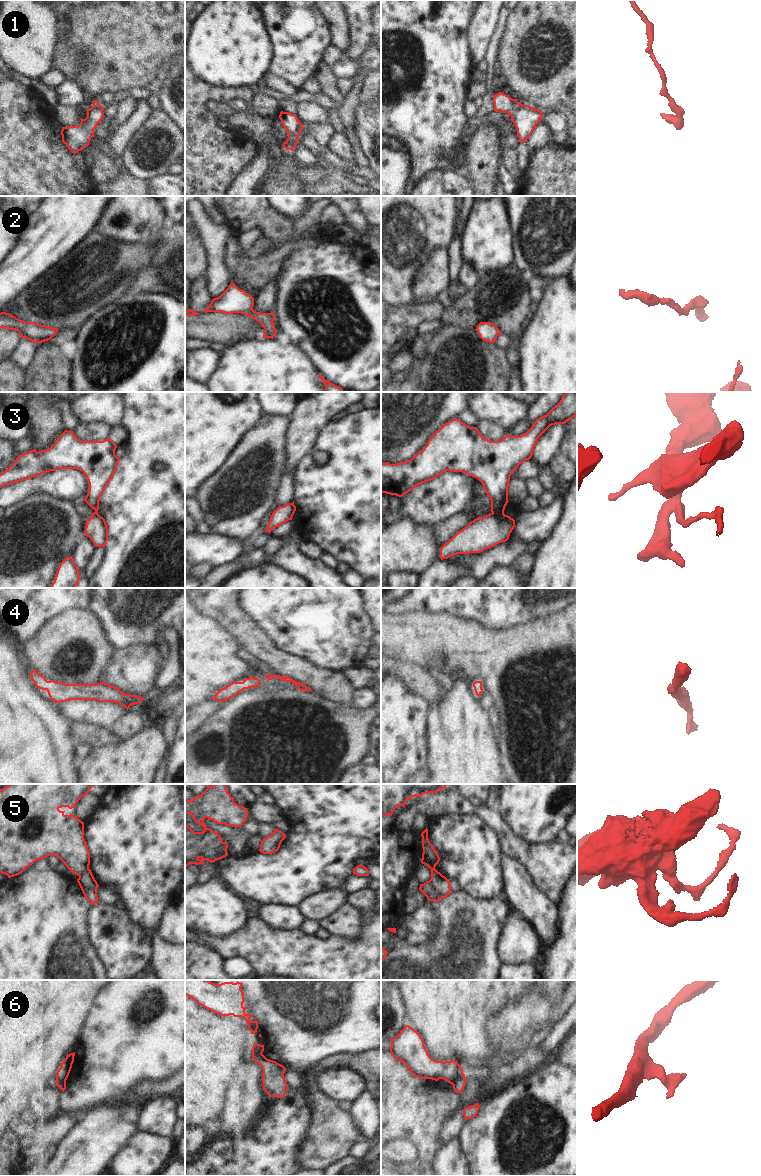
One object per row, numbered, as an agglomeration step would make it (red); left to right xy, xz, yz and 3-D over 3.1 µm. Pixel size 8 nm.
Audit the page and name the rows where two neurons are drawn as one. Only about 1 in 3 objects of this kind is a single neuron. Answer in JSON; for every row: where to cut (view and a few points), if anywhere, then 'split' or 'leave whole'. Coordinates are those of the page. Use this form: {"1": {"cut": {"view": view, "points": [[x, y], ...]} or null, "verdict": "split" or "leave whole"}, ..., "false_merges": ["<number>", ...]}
{"1": {"cut": null, "verdict": "leave whole"}, "2": {"cut": null, "verdict": "leave whole"}, "3": {"cut": {"view": "yz", "points": [[491, 513], [496, 516], [503, 514]]}, "verdict": "split"}, "4": {"cut": null, "verdict": "leave whole"}, "5": {"cut": {"view": "xy", "points": [[88, 868], [79, 876]]}, "verdict": "split"}, "6": {"cut": {"view": "yz", "points": [[463, 1073], [452, 1084]]}, "verdict": "split"}, "false_merges": ["3", "5", "6"]}

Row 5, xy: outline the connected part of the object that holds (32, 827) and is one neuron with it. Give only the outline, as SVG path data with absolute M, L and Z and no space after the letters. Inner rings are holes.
M9 784L0 789L0 873L8 878L17 876L37 860L50 855L57 856L77 876L89 869L90 852L84 839L84 822L59 809L74 808L95 785L98 784Z

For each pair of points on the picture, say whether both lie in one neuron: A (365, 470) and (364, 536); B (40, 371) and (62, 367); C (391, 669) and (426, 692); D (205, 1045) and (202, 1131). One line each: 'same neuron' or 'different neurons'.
A: same neuron
B: same neuron
C: same neuron
D: different neurons

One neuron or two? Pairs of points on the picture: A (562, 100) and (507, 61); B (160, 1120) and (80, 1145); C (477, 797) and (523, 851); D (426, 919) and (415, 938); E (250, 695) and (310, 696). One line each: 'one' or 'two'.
A: one
B: one
C: two
D: one
E: one

